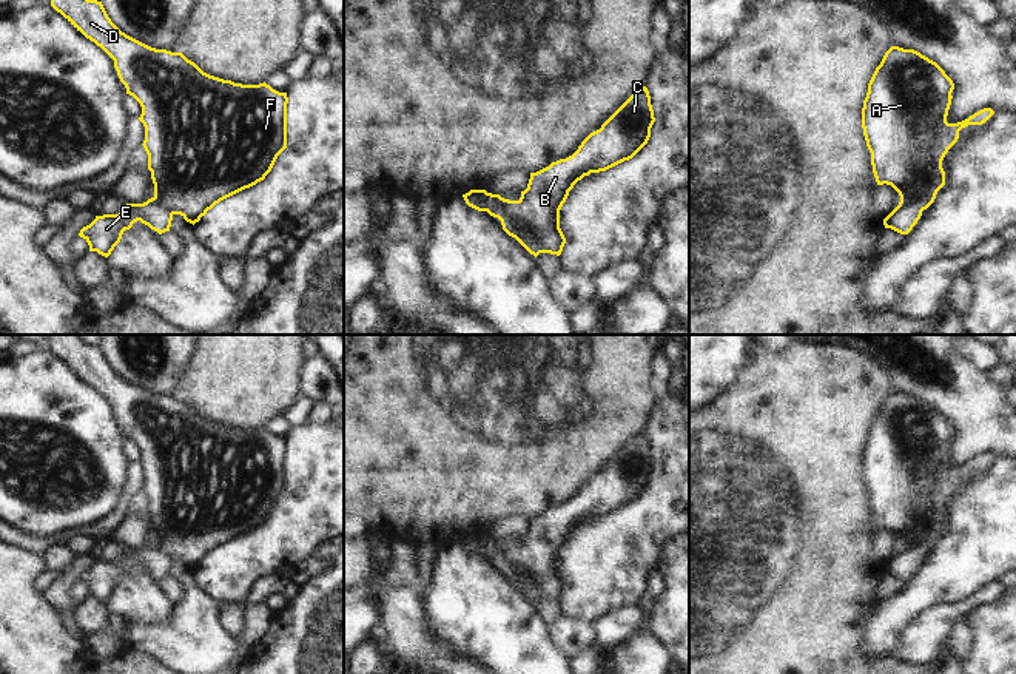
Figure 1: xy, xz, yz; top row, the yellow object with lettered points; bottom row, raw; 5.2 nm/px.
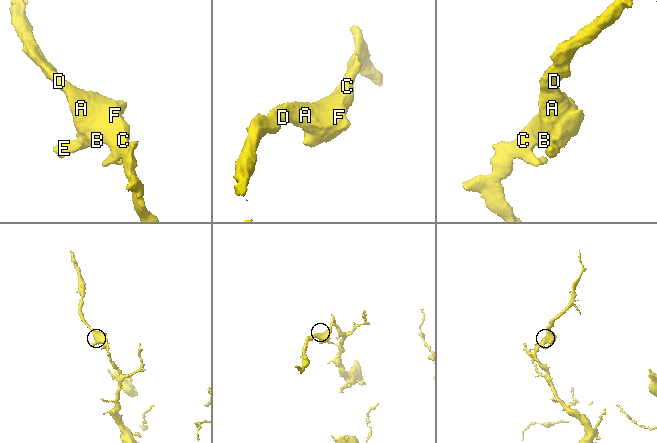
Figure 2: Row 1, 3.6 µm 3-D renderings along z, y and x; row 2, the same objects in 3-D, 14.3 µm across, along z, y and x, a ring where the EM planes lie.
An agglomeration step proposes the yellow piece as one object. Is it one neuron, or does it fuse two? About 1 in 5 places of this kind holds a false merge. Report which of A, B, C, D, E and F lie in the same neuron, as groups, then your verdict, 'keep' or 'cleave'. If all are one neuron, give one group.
A B C D E F; keep

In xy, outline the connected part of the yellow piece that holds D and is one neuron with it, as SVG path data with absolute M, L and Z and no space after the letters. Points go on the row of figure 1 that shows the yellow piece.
M51 0L51 6L60 12L77 31L100 46L113 60L126 94L142 106L139 120L145 126L143 148L148 154L148 170L154 184L154 196L143 204L126 204L119 214L96 216L79 233L89 251L108 258L120 242L125 230L140 221L159 234L170 231L174 214L196 224L220 201L264 180L271 171L278 156L287 148L287 93L279 93L270 85L242 85L204 72L182 52L151 48L122 32L108 17L102 2L97 0Z

